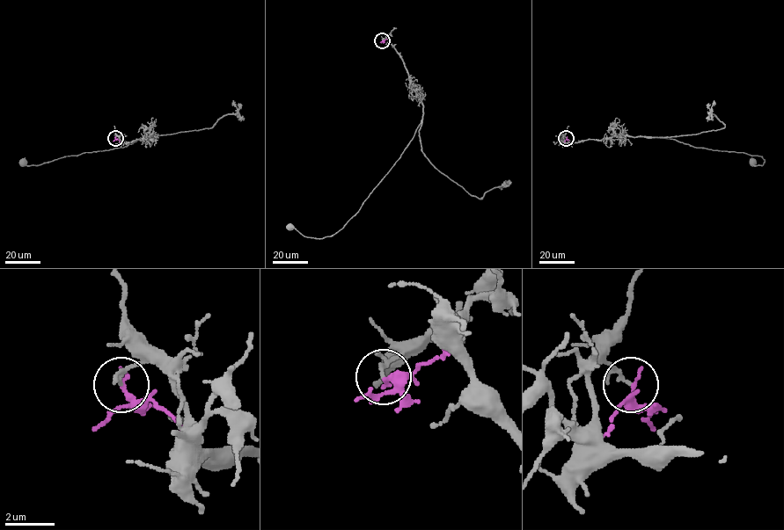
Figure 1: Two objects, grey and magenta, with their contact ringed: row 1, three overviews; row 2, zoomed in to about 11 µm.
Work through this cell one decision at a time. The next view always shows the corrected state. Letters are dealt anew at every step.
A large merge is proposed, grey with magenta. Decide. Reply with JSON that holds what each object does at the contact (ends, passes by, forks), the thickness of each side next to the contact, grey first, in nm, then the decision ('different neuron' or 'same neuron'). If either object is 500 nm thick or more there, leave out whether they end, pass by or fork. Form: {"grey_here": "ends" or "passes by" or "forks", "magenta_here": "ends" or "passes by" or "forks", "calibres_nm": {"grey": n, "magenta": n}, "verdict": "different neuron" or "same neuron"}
{"grey_here": "passes by", "magenta_here": "ends", "calibres_nm": {"grey": 110, "magenta": 240}, "verdict": "different neuron"}

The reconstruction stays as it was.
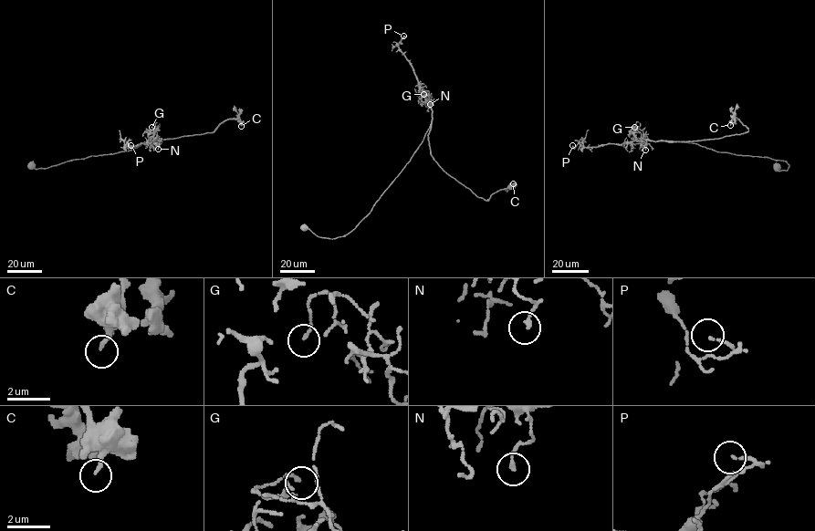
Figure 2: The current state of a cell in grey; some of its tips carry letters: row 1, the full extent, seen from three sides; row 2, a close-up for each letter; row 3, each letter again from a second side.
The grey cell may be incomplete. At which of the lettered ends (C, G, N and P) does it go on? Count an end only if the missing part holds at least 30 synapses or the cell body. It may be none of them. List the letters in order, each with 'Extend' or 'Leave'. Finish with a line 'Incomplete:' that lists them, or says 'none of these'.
C: Leave
G: Leave
N: Leave
P: Leave
Incomplete: none of these

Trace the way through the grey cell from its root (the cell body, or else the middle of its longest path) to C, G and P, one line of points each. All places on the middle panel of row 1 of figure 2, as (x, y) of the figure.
C: (303, 227), (329, 239), (351, 232), (410, 160), (430, 126), (433, 159), (477, 196), (486, 201), (513, 183)
G: (303, 227), (334, 239), (351, 232), (370, 213), (430, 127), (432, 109), (426, 90), (423, 94)
P: (303, 227), (329, 239), (351, 232), (422, 142), (431, 122), (432, 109), (412, 66), (398, 46), (403, 36)

